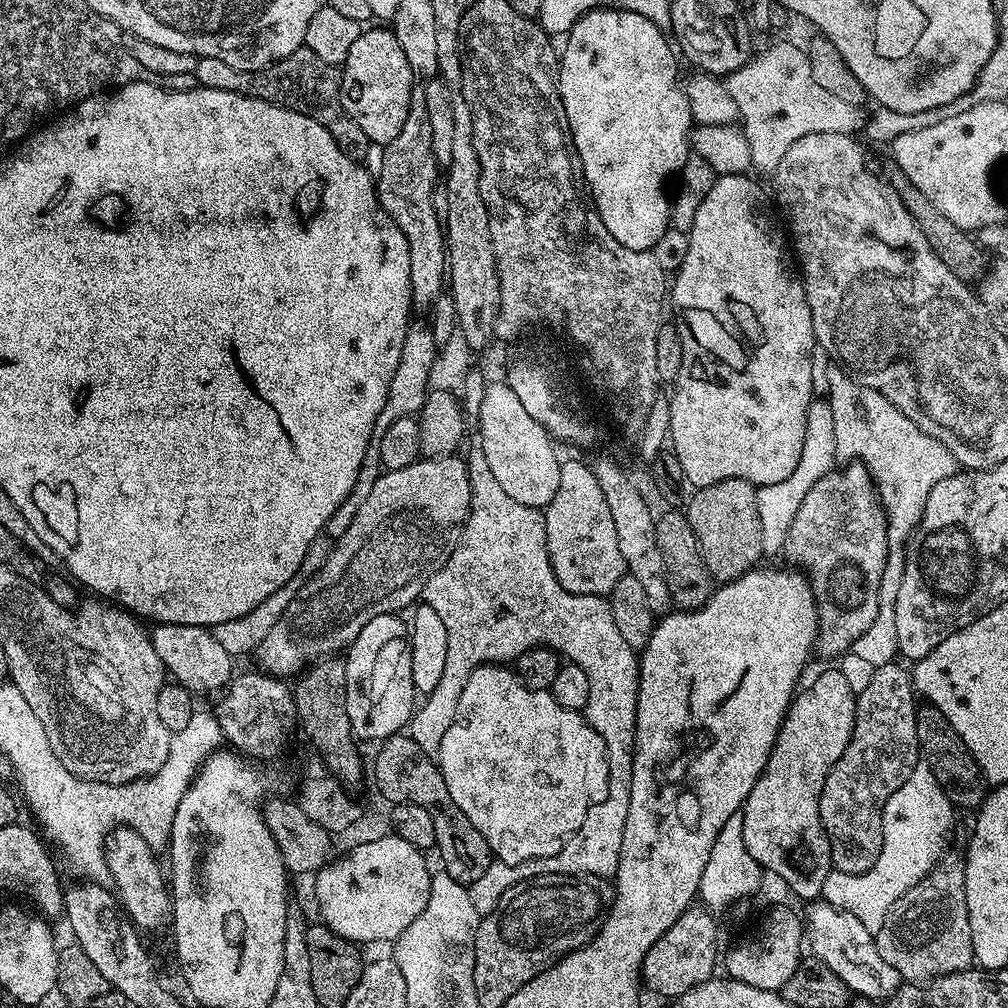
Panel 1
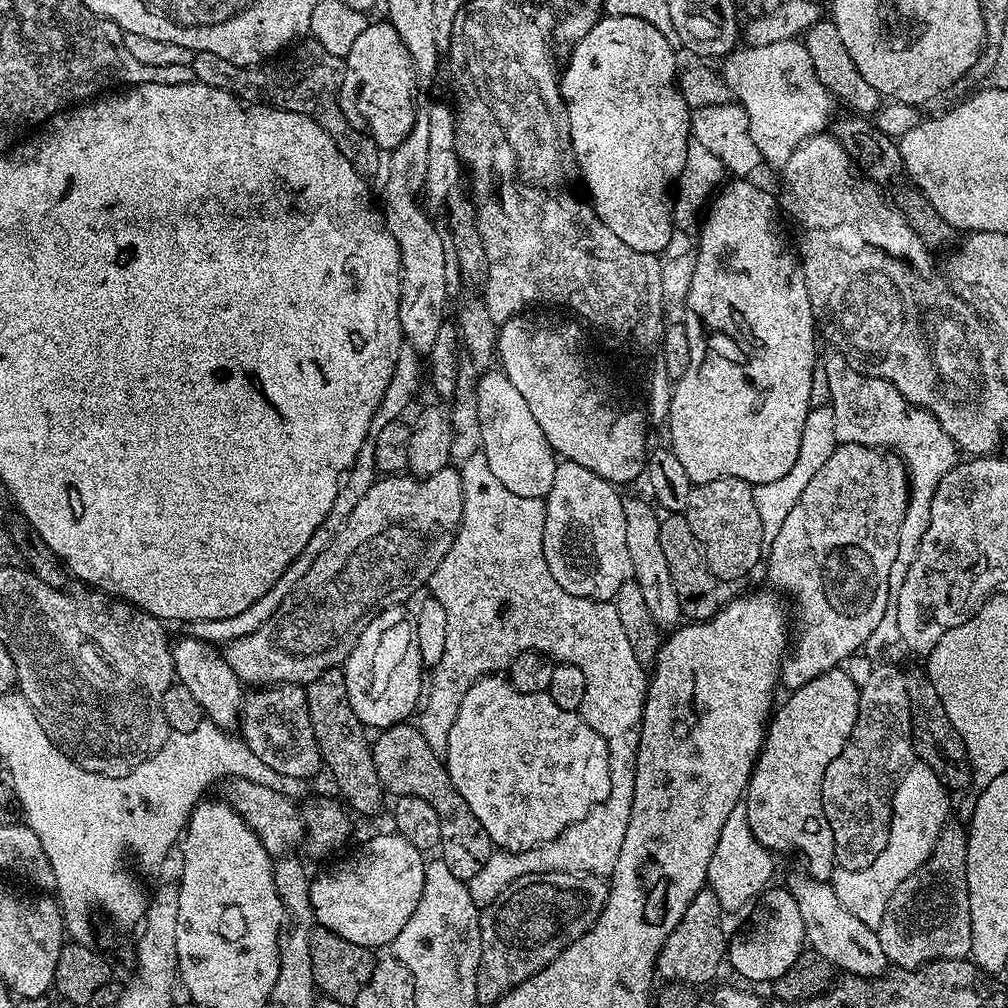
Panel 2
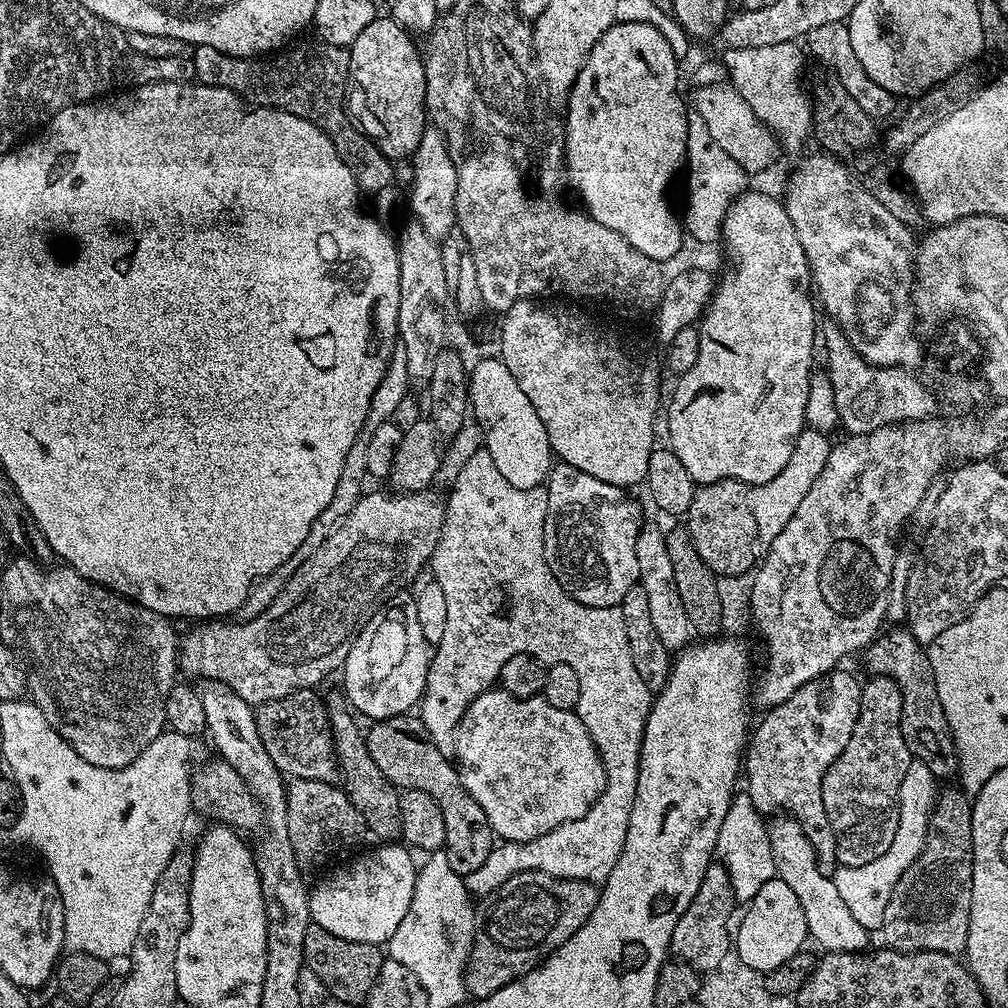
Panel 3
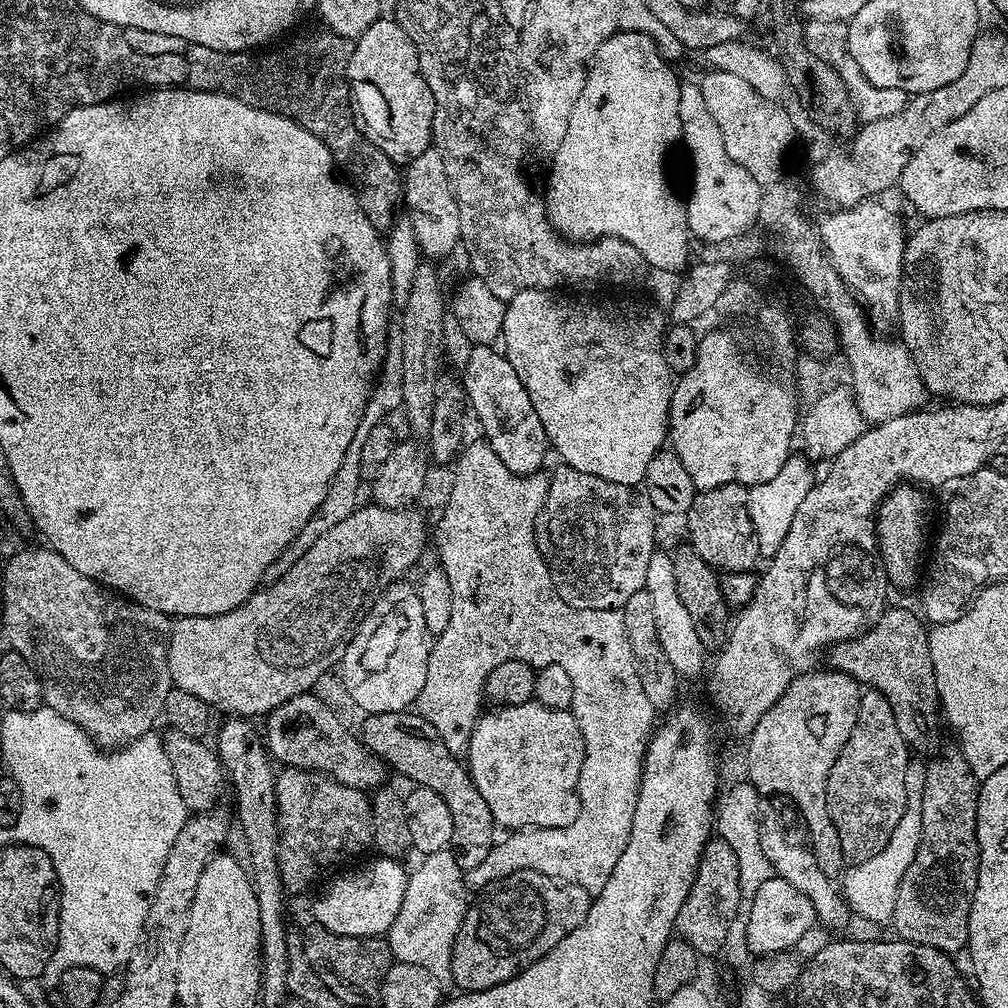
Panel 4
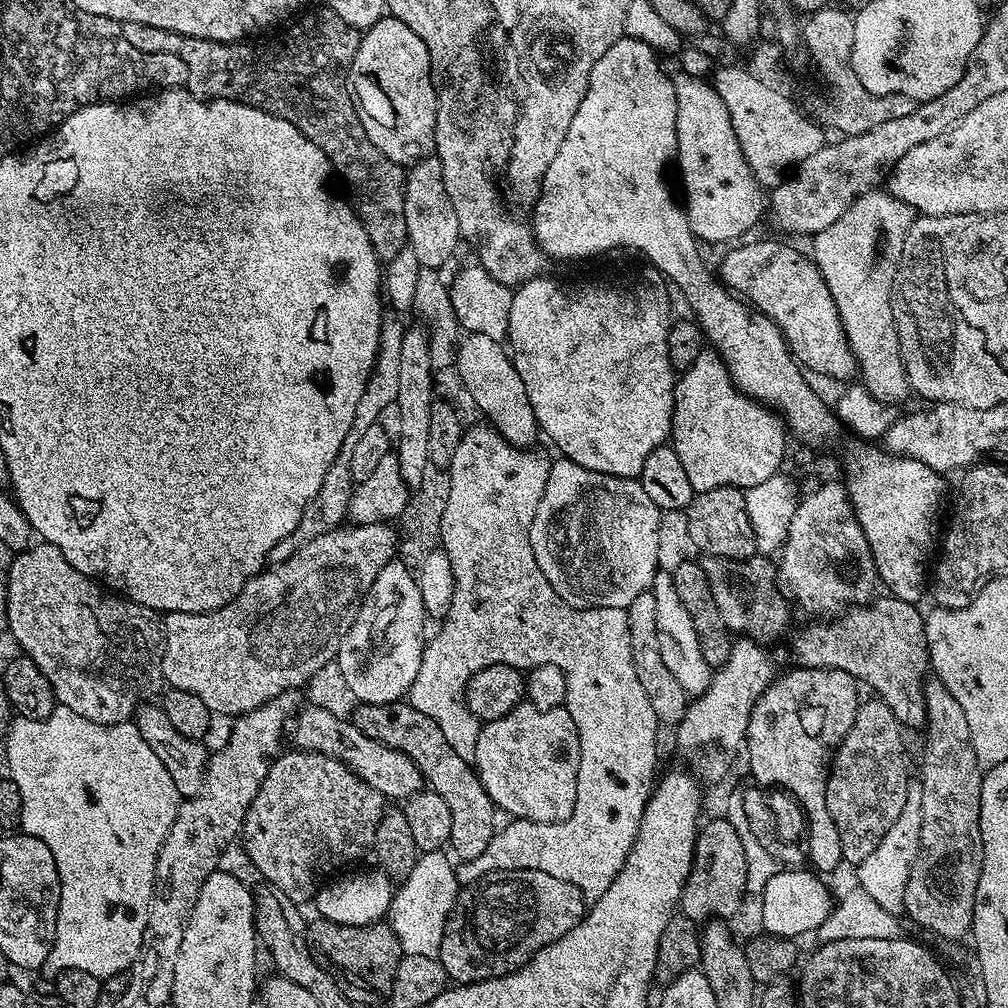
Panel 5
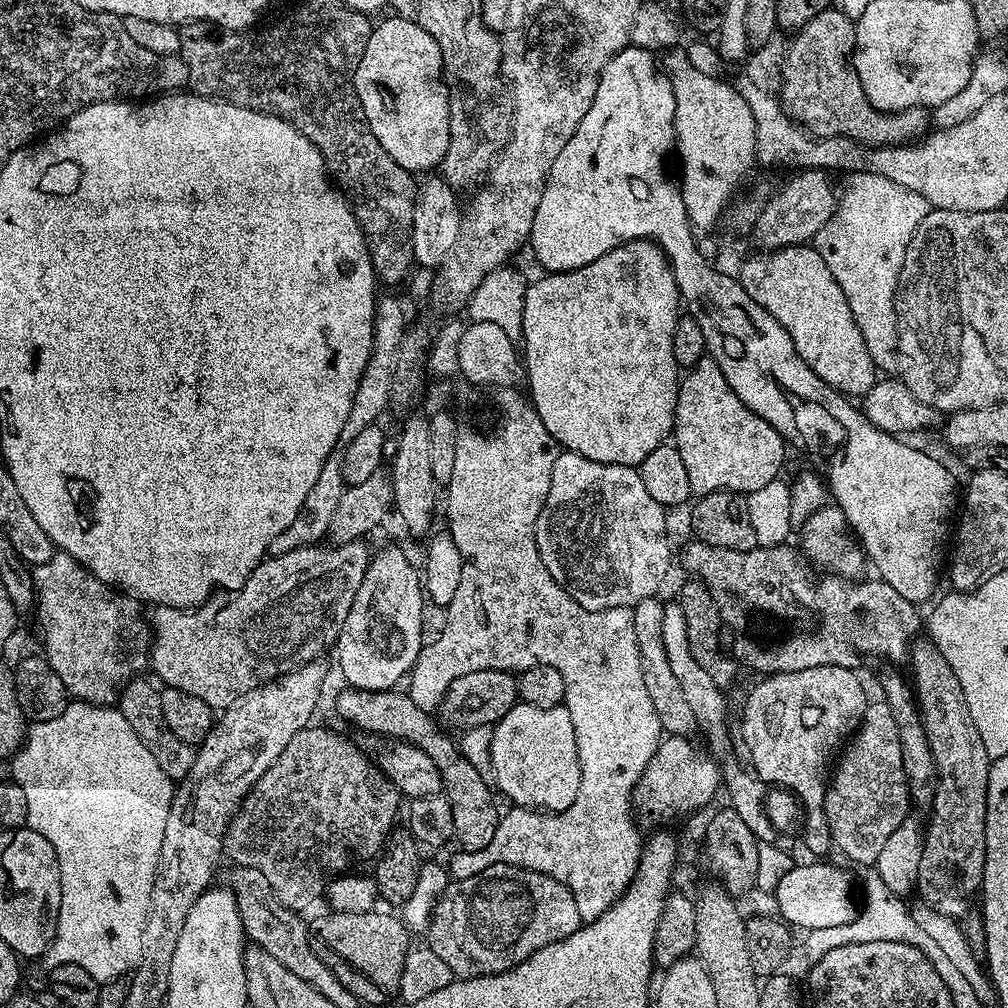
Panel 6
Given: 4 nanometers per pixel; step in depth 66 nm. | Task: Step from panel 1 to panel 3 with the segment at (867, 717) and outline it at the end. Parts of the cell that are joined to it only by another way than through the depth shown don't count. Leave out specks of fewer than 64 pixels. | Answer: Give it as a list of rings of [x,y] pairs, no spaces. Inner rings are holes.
[[[873,675],[868,679],[872,680],[865,679],[860,690],[860,713],[858,722],[854,722],[854,734],[850,734],[846,750],[834,758],[830,770],[826,770],[822,778],[822,806],[826,806],[826,818],[830,818],[830,826],[834,830],[836,862],[841,868],[866,866],[866,862],[874,862],[874,858],[892,848],[894,834],[898,830],[902,777],[914,764],[900,729],[902,694],[898,686],[888,676]]]

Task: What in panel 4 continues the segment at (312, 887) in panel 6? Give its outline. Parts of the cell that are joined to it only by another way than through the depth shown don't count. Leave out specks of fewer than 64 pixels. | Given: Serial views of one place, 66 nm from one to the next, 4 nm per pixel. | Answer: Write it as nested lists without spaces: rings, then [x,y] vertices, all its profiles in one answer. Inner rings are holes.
[[[288,768],[276,778],[276,821],[280,827],[280,877],[289,893],[304,892],[323,872],[363,854],[372,844],[371,799],[361,789],[351,788],[322,772]]]

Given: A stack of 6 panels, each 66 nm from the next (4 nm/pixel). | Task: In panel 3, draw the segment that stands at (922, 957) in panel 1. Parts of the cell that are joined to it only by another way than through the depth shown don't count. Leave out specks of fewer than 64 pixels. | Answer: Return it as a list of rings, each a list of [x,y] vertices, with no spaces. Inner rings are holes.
[[[956,788],[936,797],[928,823],[928,837],[916,861],[898,878],[886,914],[883,943],[899,952],[963,953],[970,926],[972,901],[972,800]]]

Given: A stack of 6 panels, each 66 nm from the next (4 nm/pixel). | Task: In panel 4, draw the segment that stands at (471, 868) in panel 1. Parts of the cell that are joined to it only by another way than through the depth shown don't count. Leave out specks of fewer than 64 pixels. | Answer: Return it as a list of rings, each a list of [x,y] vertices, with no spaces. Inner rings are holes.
[[[415,710],[374,712],[363,719],[362,739],[365,746],[384,761],[395,775],[397,772],[413,780],[413,785],[442,794],[442,802],[450,806],[450,818],[454,818],[450,848],[456,853],[458,866],[467,870],[478,866],[478,862],[486,862],[486,856],[497,839],[497,823],[490,814],[490,806],[486,806],[482,794],[478,794],[478,786],[474,786],[465,761],[446,750],[446,742],[436,733],[434,726],[430,726],[430,722],[426,722],[426,718]]]

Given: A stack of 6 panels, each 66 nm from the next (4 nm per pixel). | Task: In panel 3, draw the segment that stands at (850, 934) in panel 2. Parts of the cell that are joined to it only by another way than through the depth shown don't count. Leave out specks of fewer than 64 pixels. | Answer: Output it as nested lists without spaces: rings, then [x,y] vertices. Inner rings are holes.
[[[795,822],[788,824],[768,824],[770,850],[774,854],[776,876],[790,890],[794,890],[794,898],[802,906],[802,914],[806,914],[806,926],[809,937],[821,944],[824,952],[861,952],[868,944],[869,929],[862,926],[862,922],[854,919],[846,902],[842,902],[842,894],[838,894],[838,886],[832,876],[822,874],[818,866],[818,858],[814,854],[814,846],[810,838],[802,830],[802,826]]]

